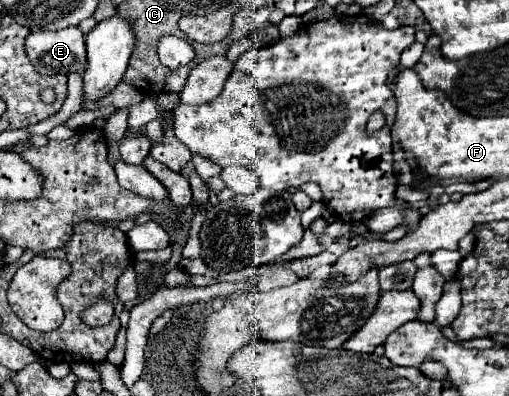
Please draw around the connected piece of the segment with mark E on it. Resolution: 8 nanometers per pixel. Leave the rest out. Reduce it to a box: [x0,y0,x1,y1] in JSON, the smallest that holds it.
[26,27,86,75]

